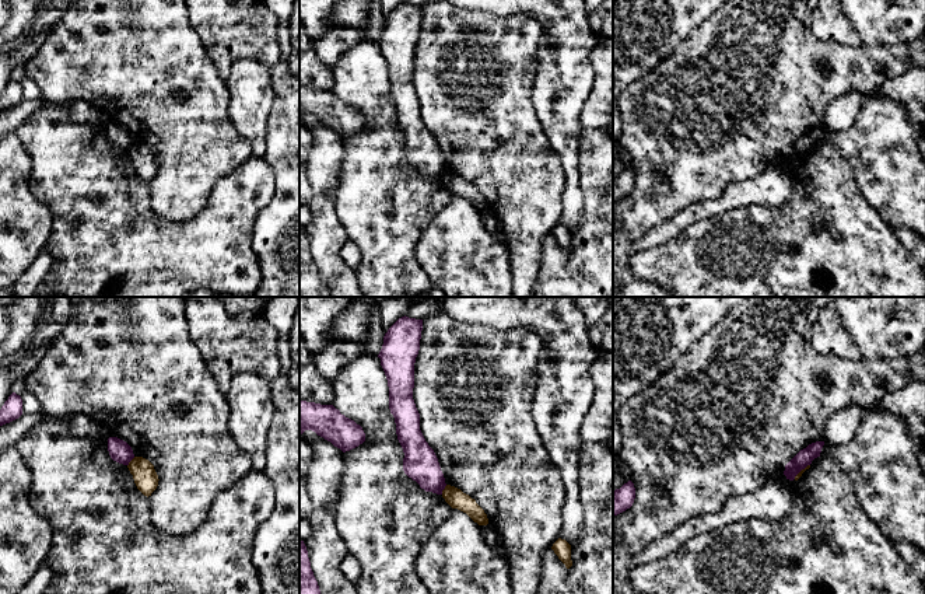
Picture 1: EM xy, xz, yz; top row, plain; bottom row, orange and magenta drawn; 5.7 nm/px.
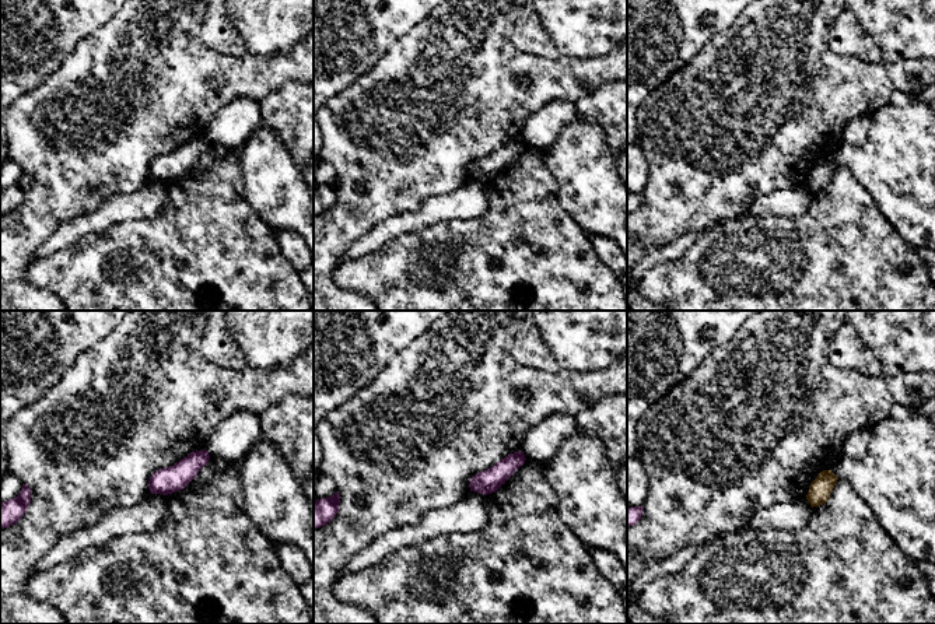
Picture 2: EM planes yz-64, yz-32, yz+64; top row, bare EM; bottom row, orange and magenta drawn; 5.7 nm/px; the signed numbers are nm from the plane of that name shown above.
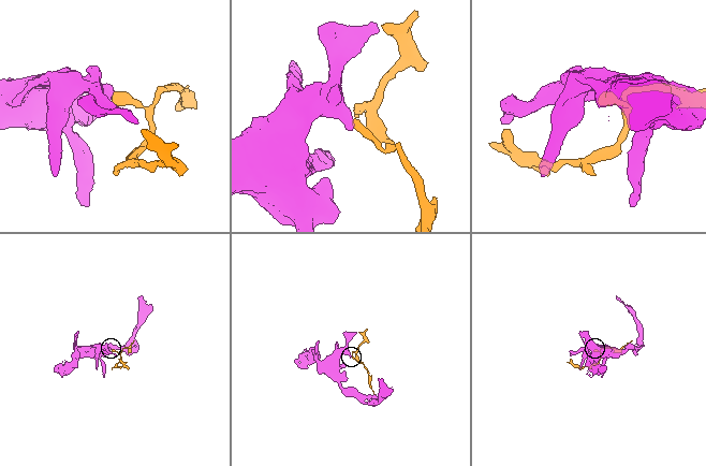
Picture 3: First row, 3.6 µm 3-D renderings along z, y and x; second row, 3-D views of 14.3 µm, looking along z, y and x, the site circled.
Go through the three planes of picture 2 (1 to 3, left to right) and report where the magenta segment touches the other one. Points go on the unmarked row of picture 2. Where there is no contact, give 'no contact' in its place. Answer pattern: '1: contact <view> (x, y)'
1: no contact
2: no contact
3: no contact

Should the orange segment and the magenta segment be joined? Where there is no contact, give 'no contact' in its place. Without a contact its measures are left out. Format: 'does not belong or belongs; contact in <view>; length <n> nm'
does not belong; contact in xz; length 70 nm

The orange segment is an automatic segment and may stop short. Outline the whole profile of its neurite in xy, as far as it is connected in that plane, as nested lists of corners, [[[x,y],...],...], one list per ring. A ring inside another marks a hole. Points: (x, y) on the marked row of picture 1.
[[[134,457],[129,462],[127,468],[133,475],[137,489],[144,496],[151,496],[151,493],[157,489],[160,481],[154,465],[143,457]]]

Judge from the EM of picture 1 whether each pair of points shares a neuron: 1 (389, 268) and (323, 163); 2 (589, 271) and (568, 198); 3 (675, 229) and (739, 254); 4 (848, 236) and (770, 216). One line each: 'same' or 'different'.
1: different
2: different
3: different
4: same

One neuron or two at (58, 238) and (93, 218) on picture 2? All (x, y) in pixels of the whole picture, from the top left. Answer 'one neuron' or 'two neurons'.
one neuron

